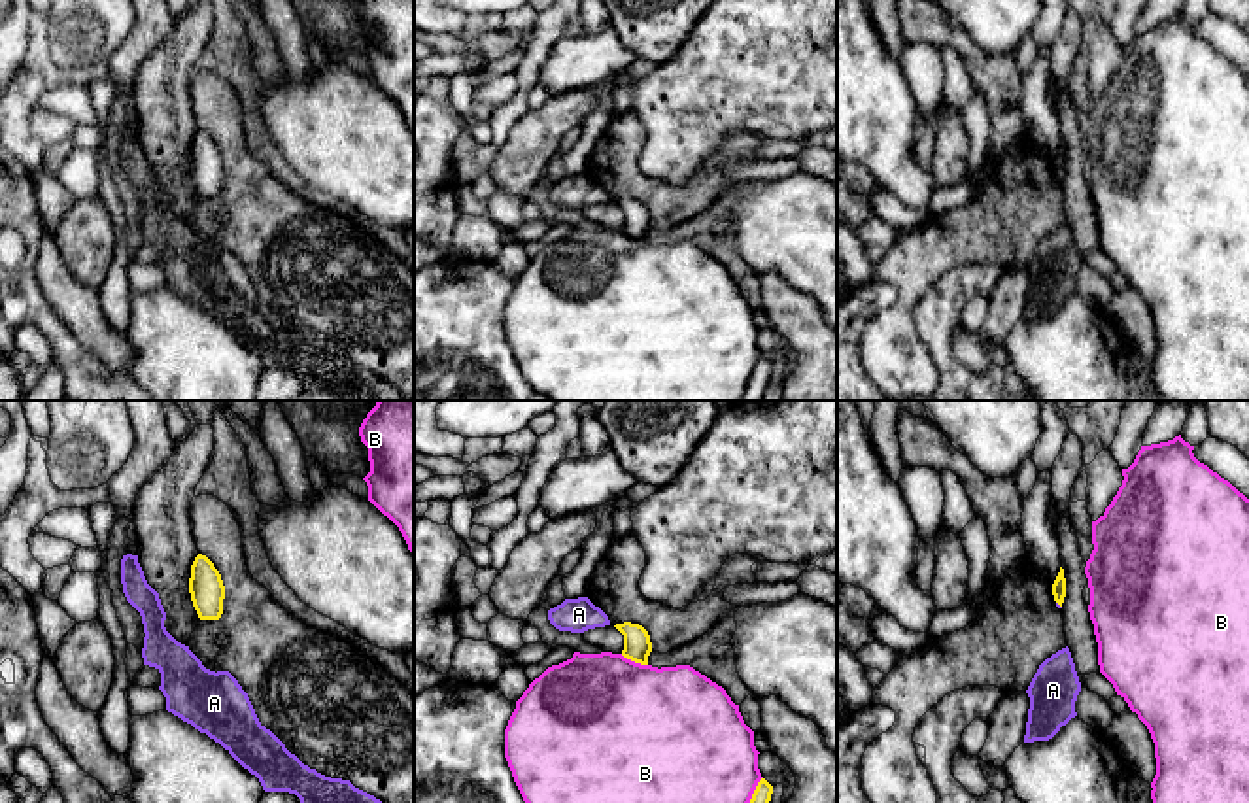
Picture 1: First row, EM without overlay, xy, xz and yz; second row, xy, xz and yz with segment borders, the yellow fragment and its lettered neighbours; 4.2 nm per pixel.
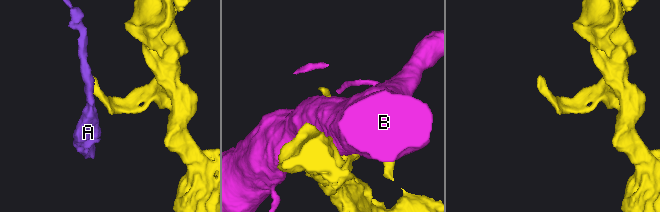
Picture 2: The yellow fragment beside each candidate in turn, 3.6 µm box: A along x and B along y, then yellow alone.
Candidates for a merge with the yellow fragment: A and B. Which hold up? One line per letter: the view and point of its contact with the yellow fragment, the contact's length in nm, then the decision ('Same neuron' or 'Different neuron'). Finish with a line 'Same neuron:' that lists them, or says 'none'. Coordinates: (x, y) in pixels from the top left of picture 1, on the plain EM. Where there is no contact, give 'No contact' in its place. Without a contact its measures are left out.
A: Touches yellow at yz (1059, 180). Shared border 40 nm. Different neuron
B: Touches yellow at xz (633, 237). Shared border 130 nm. Different neuron
Same neuron: none

